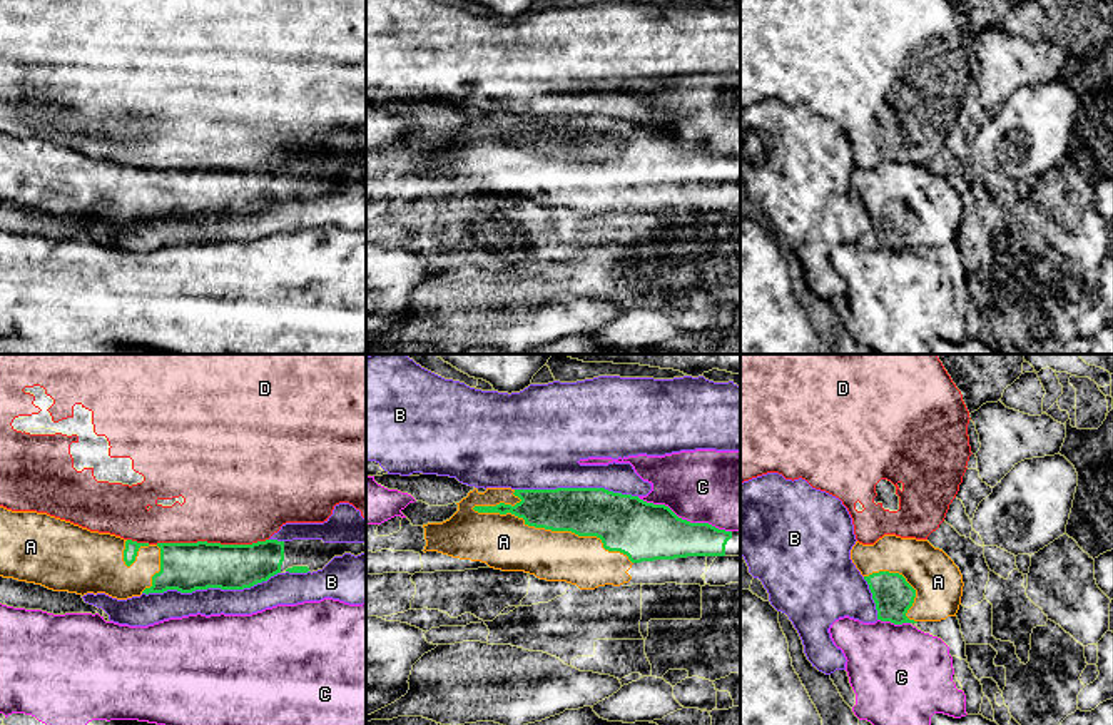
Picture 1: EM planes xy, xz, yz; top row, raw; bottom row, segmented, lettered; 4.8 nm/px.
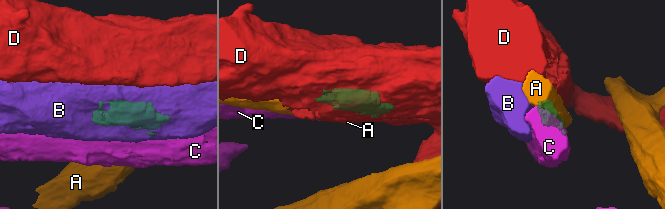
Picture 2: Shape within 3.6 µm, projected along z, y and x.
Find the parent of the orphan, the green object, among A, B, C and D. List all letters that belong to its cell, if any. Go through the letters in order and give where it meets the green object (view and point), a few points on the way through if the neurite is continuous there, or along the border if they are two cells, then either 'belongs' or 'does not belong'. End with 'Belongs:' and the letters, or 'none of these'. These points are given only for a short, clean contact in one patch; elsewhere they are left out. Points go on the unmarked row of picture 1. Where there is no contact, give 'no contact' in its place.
A: contact xz (555, 156); belongs
B: contact xy (211, 212); does not belong
C: contact xz (684, 146); does not belong
D: contact xy (211, 169); does not belong
Belongs: A

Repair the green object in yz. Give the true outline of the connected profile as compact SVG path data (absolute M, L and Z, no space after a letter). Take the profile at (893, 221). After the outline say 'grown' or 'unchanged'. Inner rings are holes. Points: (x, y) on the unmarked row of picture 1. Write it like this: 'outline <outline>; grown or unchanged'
outline M884 160L874 170L856 167L851 185L869 210L877 246L902 251L956 242L963 200L928 165Z; grown

